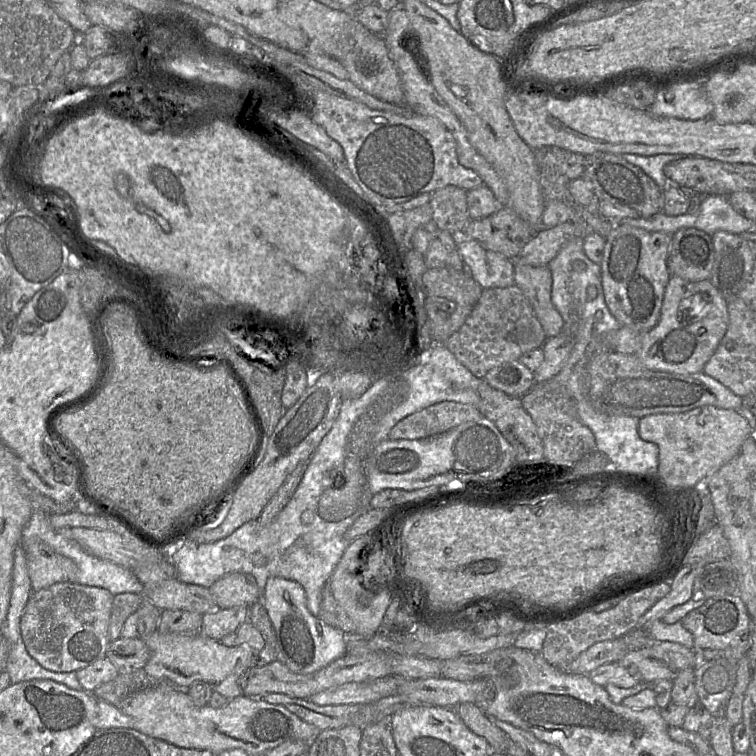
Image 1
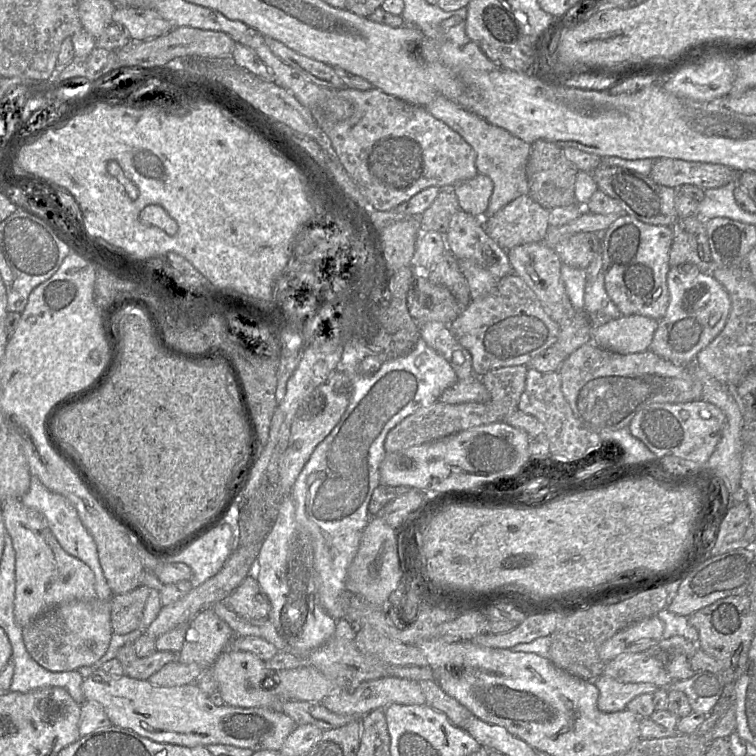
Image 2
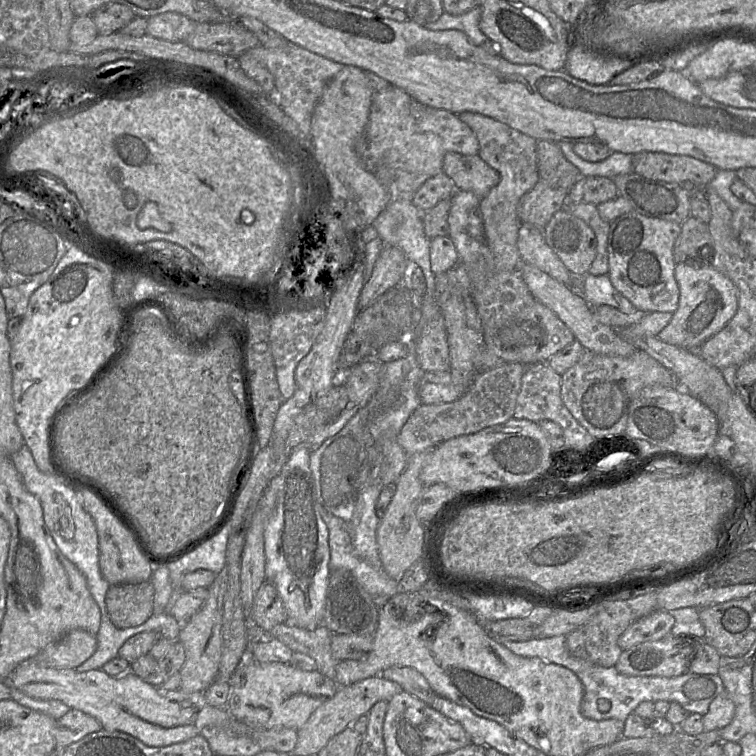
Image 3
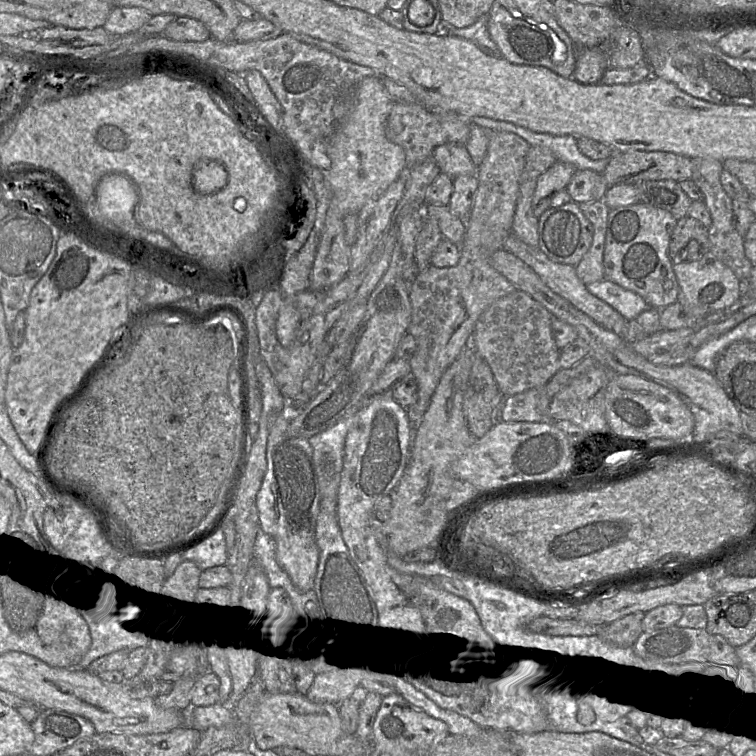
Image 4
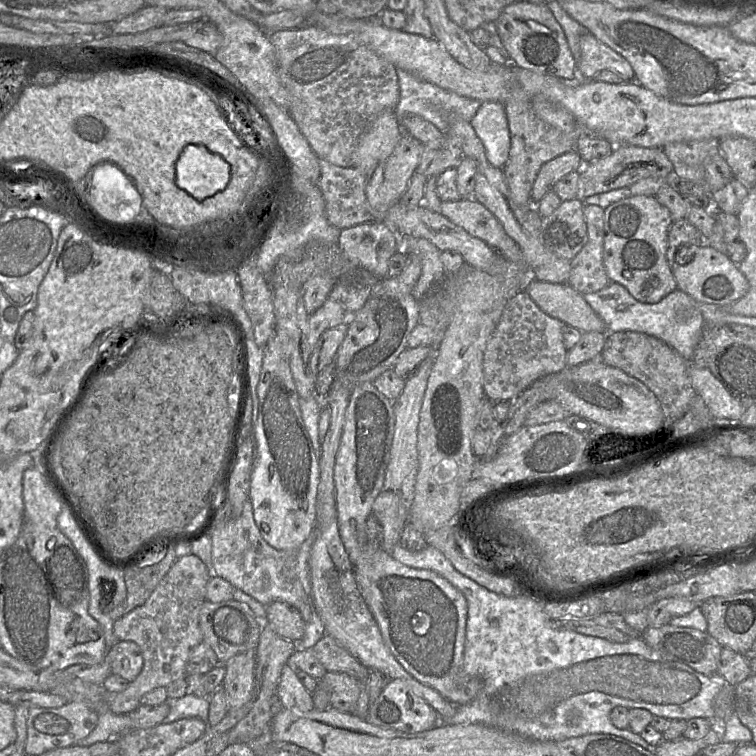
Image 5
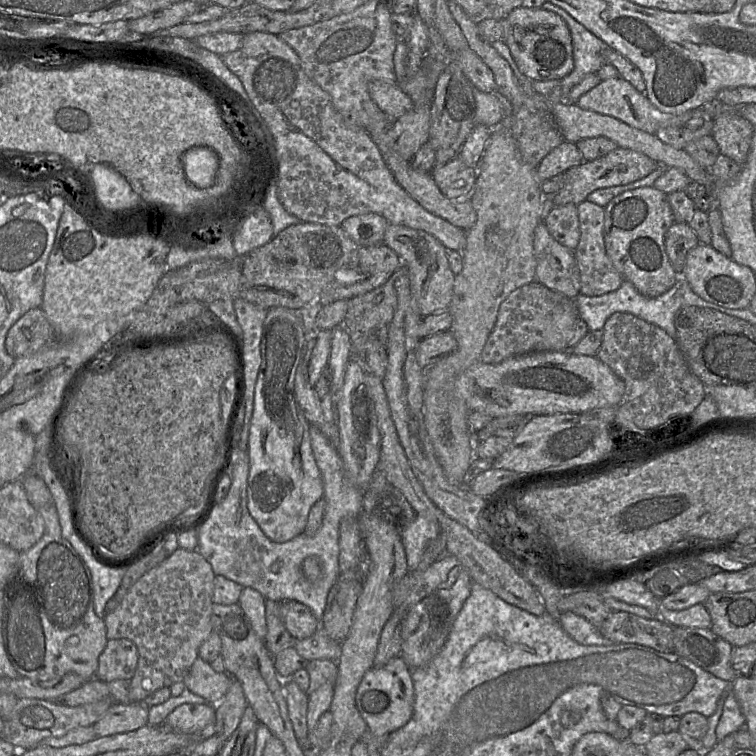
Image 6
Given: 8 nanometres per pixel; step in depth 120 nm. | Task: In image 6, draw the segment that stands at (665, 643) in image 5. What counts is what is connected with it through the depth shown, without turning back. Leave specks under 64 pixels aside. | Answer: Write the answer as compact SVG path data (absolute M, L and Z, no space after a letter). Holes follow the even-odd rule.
M674 626L674 653L684 657L714 676L733 682L737 674L731 665L733 646L711 628Z

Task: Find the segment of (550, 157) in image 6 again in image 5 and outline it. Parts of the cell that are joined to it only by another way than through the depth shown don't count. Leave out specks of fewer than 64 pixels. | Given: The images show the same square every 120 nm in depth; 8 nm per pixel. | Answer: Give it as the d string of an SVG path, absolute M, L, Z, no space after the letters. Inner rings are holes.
M576 149L543 164L533 184L532 204L538 203L548 192L552 191L557 181L573 171L579 171L582 166L583 161Z

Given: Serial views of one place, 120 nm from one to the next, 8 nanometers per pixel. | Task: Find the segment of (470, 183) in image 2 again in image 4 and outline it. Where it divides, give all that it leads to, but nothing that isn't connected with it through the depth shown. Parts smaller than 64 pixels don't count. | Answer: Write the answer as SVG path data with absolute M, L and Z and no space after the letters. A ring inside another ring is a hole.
M446 143L437 146L432 158L444 173L452 179L458 176L477 175L478 167L473 163L465 145Z

